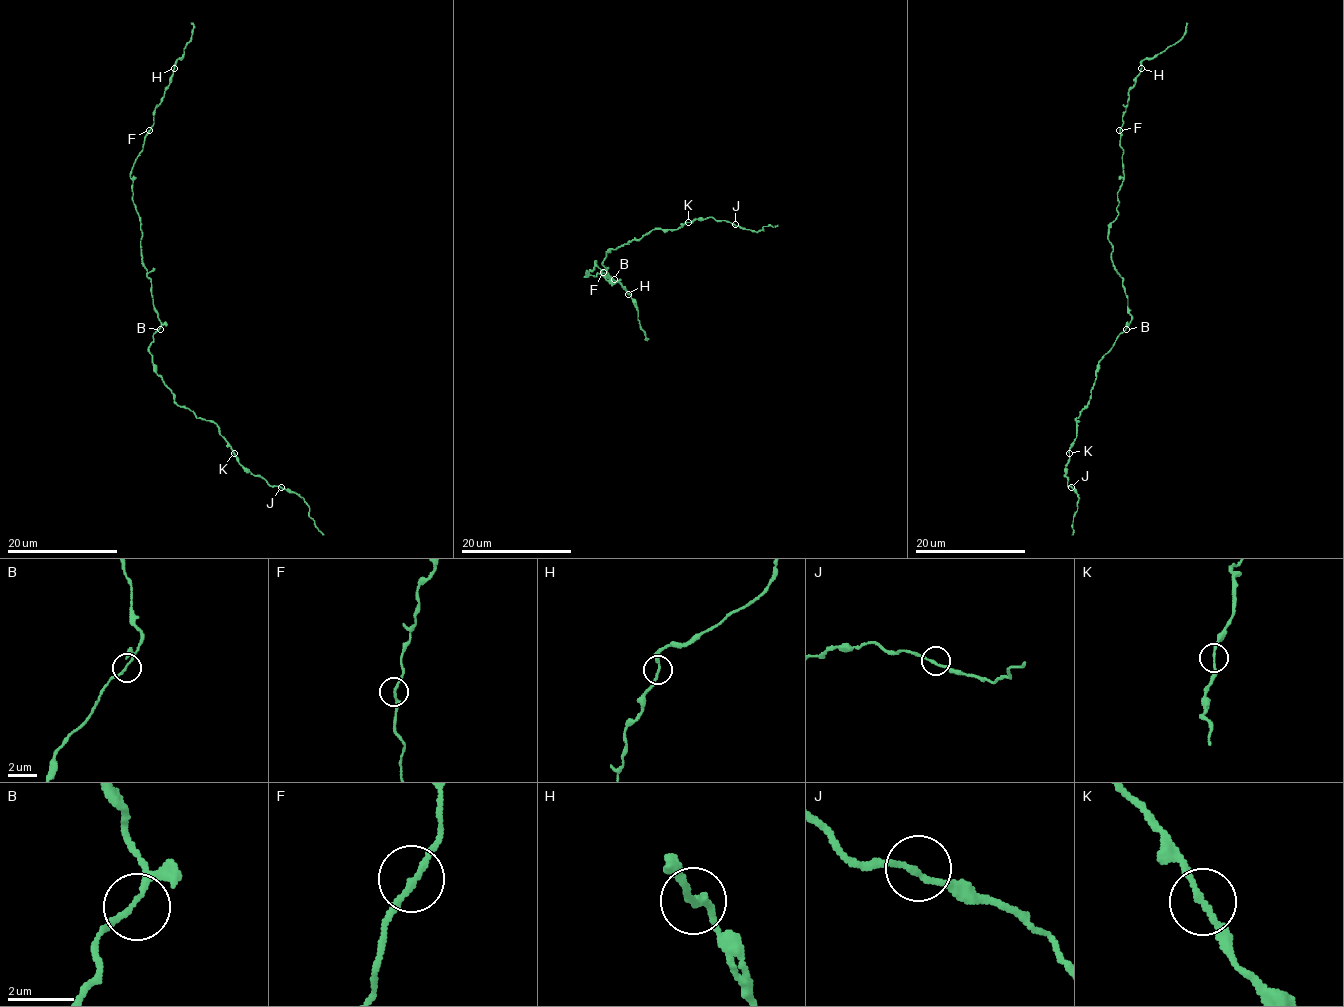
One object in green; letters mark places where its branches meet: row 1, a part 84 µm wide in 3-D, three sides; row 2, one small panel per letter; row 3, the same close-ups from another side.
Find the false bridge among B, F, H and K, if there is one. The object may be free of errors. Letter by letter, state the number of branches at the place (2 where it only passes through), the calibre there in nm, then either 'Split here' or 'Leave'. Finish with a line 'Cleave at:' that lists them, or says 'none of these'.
B: Branches: 2. Thickness 140 nm. Leave
F: Branches: 2. Thickness 160 nm. Leave
H: Branches: 2. Thickness 180 nm. Leave
K: Branches: 2. Thickness 150 nm. Leave
Cleave at: none of these

